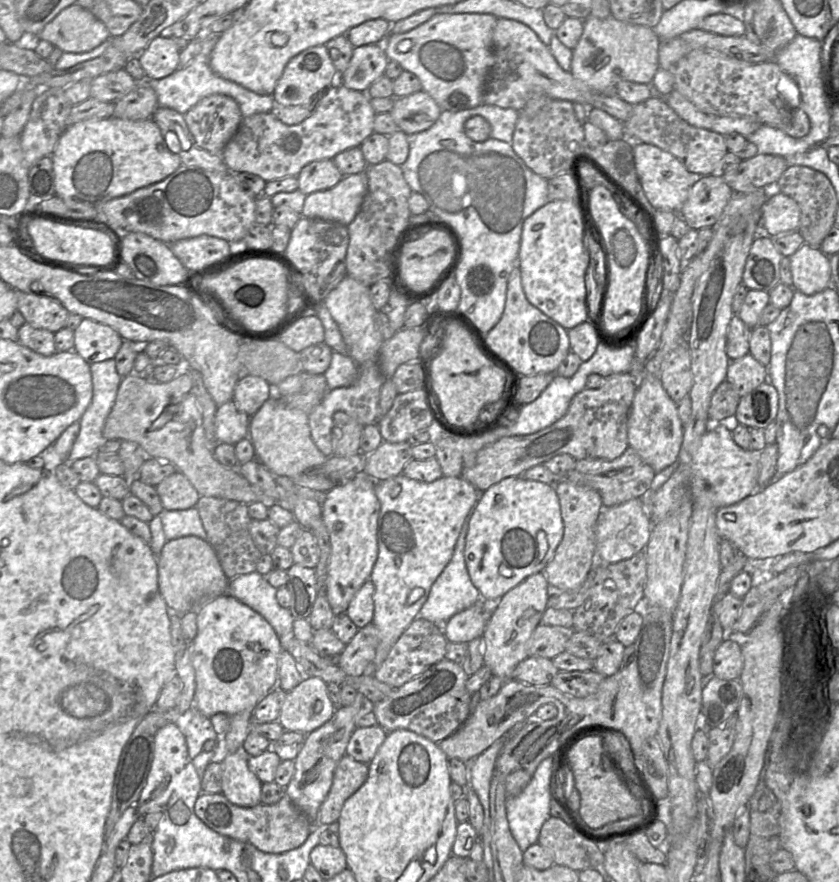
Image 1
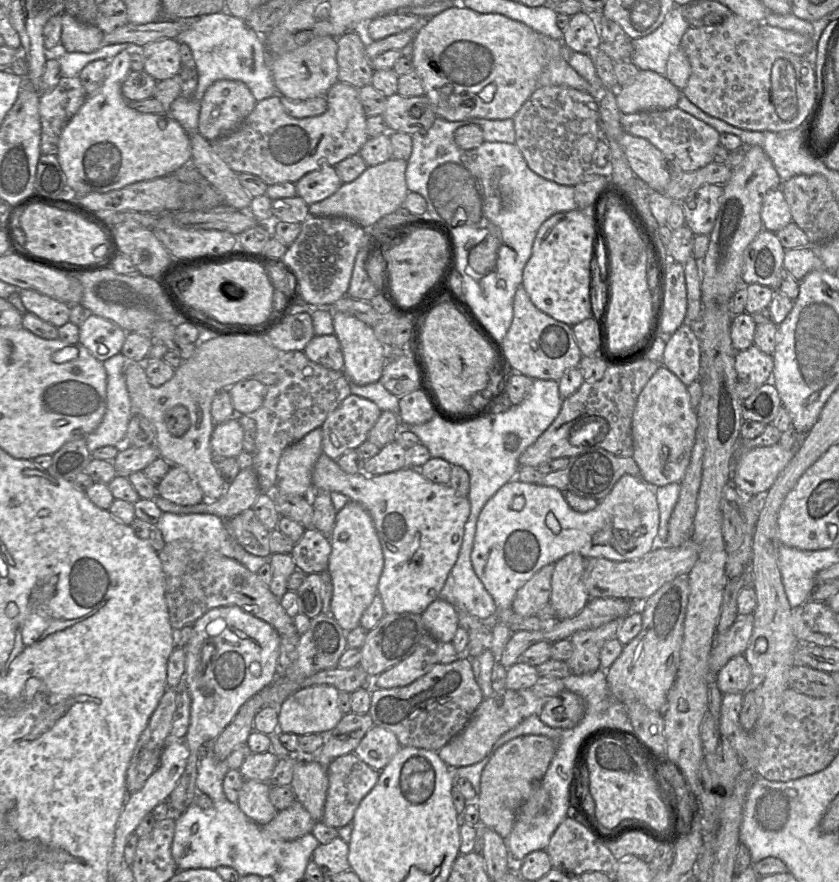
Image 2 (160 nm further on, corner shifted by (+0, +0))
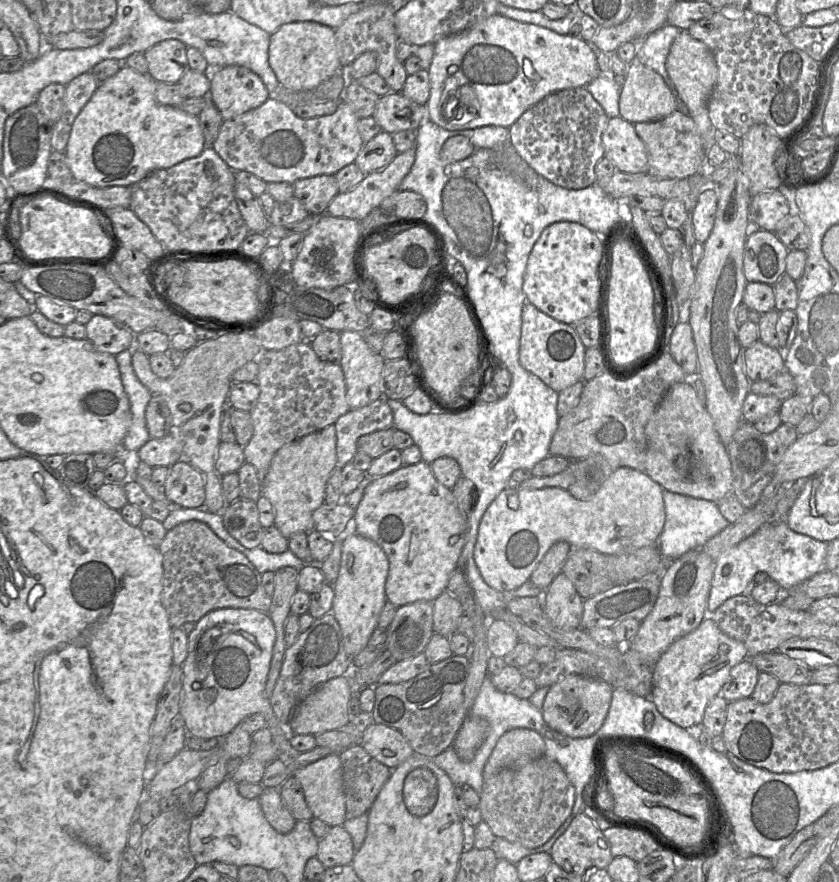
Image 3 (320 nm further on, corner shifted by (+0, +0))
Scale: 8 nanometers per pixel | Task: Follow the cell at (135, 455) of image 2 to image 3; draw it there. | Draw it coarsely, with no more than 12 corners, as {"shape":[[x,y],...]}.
{"shape":[[171,434],[150,439],[136,453],[151,467],[171,467],[183,458]]}

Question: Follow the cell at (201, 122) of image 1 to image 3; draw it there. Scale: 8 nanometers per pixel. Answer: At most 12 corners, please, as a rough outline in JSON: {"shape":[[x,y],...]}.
{"shape":[[246,67],[211,69],[208,97],[224,121],[270,96]]}

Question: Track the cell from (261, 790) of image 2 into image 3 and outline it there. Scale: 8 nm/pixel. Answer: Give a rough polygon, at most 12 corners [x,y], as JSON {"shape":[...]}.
{"shape":[[265,788],[258,801],[269,824],[290,833],[296,819],[279,789]]}

